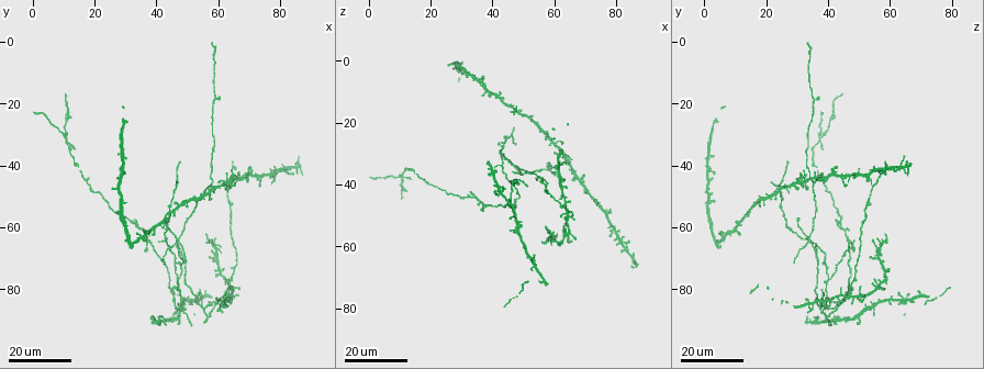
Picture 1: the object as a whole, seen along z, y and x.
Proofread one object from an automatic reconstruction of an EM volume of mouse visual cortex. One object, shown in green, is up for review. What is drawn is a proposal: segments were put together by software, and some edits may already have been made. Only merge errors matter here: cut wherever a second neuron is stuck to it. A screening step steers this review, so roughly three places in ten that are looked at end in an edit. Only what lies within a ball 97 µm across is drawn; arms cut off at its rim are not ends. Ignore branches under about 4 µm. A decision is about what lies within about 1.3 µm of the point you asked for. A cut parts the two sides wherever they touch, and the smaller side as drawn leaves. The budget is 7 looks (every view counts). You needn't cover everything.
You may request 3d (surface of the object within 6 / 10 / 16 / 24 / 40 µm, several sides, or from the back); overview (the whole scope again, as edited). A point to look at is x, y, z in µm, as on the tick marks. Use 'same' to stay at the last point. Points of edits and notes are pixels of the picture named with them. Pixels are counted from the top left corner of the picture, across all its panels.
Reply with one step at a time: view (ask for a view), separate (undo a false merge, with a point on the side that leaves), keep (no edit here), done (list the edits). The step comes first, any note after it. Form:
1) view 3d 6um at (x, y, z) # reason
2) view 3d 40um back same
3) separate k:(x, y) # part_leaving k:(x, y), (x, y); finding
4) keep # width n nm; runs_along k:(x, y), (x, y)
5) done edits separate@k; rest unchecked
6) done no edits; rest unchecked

view 3d 24um at (46, 77, 40) # three arms meet

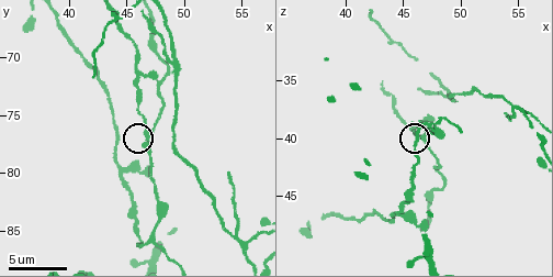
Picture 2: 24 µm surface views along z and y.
view 3d 6um at (46.8, 76.8, 40.2)

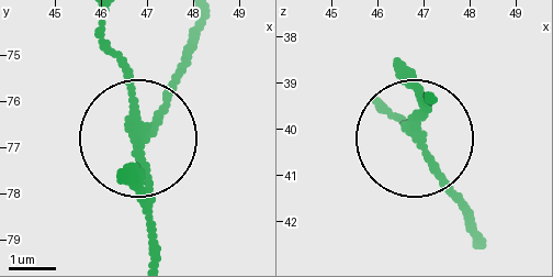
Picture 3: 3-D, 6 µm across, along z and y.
keep # runs_along 3:(99, 20), (138, 130), (189, 59); one neuron here

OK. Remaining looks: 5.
view 3d 24um at (46, 63, 34) # four or more arms meet

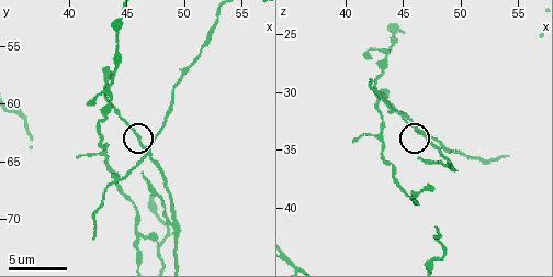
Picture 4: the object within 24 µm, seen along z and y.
view 3d 10um at (46.6, 64.0, 33.6)

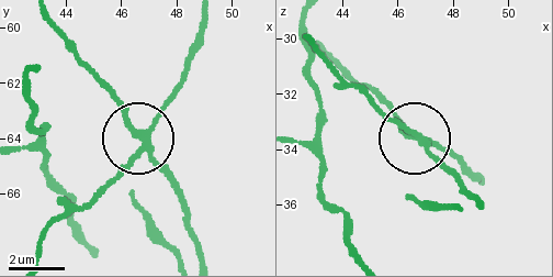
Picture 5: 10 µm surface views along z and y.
separate 5:(122, 172) # width 220 nm; part_leaving 5:(148, 135), (185, 67), (202, 18); two neurons meet here

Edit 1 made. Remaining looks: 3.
view 3d 24um at (66, 72, 49) # three-way junction

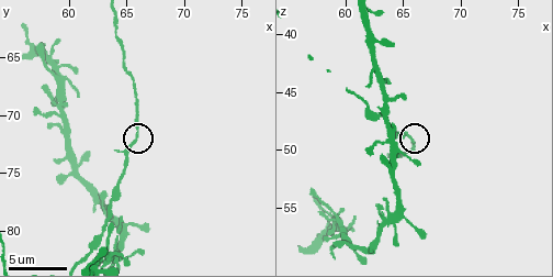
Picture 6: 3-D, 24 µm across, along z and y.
view 3d 6um at (65.2, 72.4, 48.6)

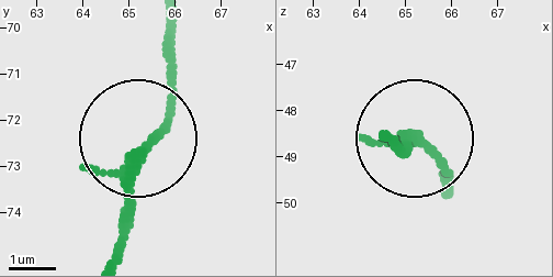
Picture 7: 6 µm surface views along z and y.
keep # width 190 nm; runs_along 7:(108, 258), (127, 164), (171, 104), (171, 37); all the same neuron

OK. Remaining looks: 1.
done edits separate@5; rest unchecked

